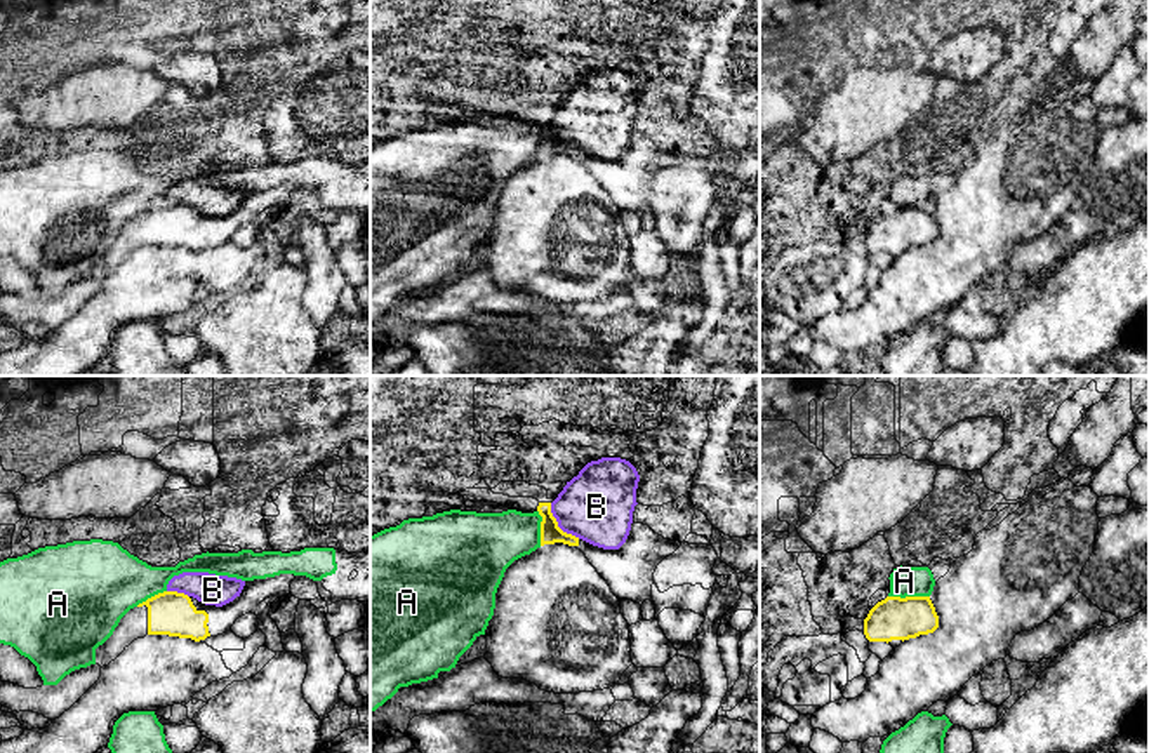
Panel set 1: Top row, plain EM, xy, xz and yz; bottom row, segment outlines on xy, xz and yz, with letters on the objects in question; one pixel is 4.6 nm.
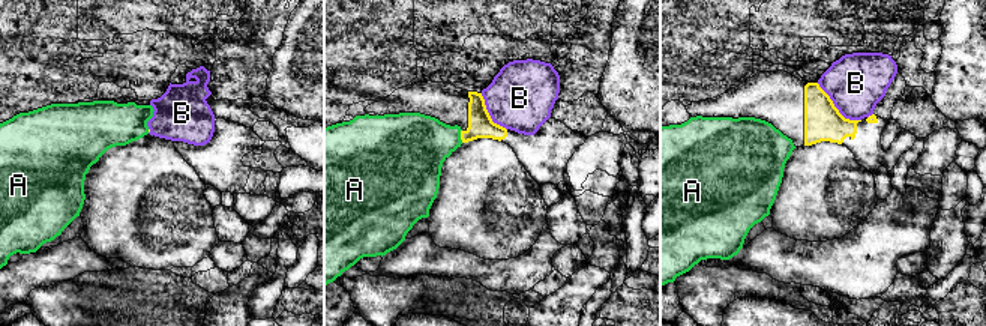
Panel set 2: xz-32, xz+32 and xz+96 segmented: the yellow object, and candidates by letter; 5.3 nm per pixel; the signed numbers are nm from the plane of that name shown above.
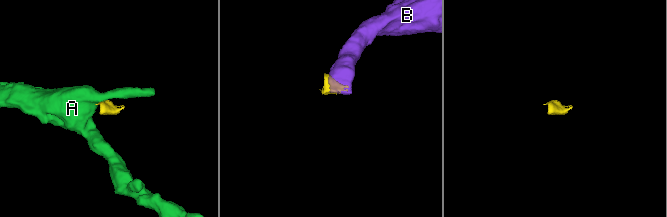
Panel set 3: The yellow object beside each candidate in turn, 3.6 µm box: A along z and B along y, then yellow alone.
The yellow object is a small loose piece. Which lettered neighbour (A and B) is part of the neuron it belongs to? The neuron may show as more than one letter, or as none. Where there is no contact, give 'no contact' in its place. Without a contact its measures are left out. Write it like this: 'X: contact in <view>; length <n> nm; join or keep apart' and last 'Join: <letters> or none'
A: contact in yz; length 190 nm; keep apart
B: contact in xz; length 220 nm; keep apart
Join: none

